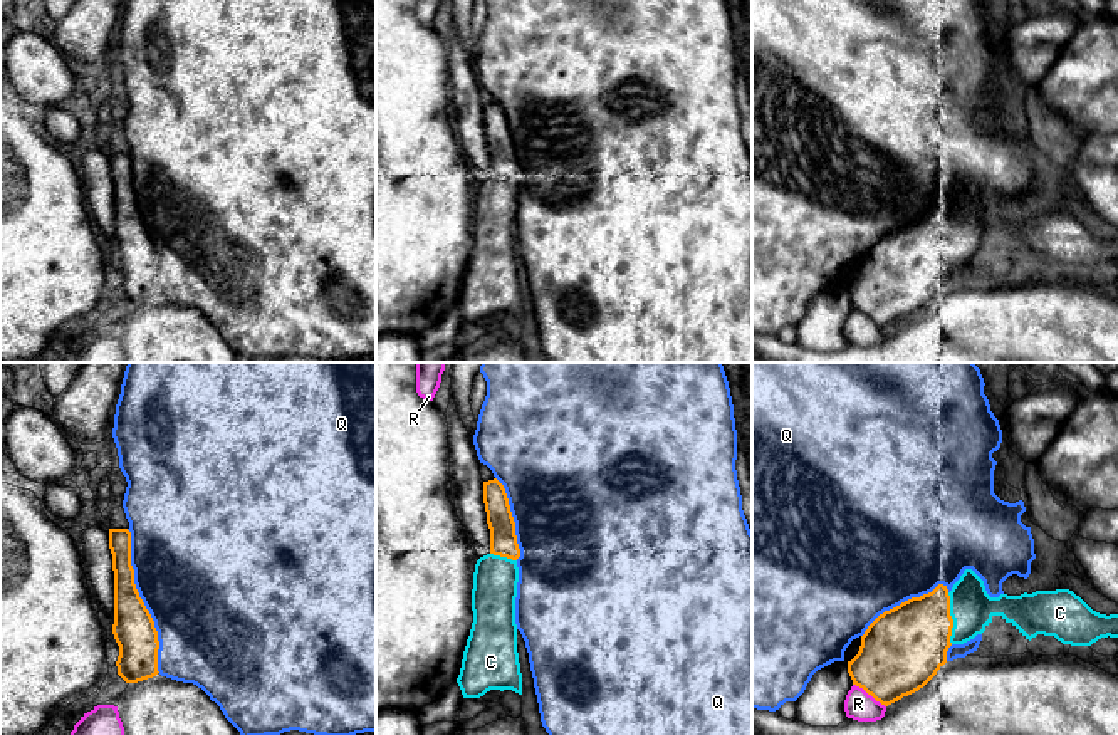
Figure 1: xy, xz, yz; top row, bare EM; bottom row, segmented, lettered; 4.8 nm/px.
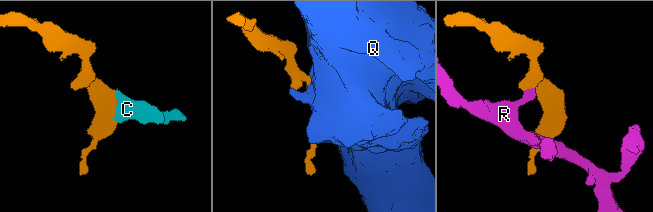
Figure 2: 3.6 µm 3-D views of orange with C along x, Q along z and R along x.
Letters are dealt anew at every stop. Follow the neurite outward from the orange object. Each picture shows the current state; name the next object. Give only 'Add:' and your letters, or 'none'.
Add: C

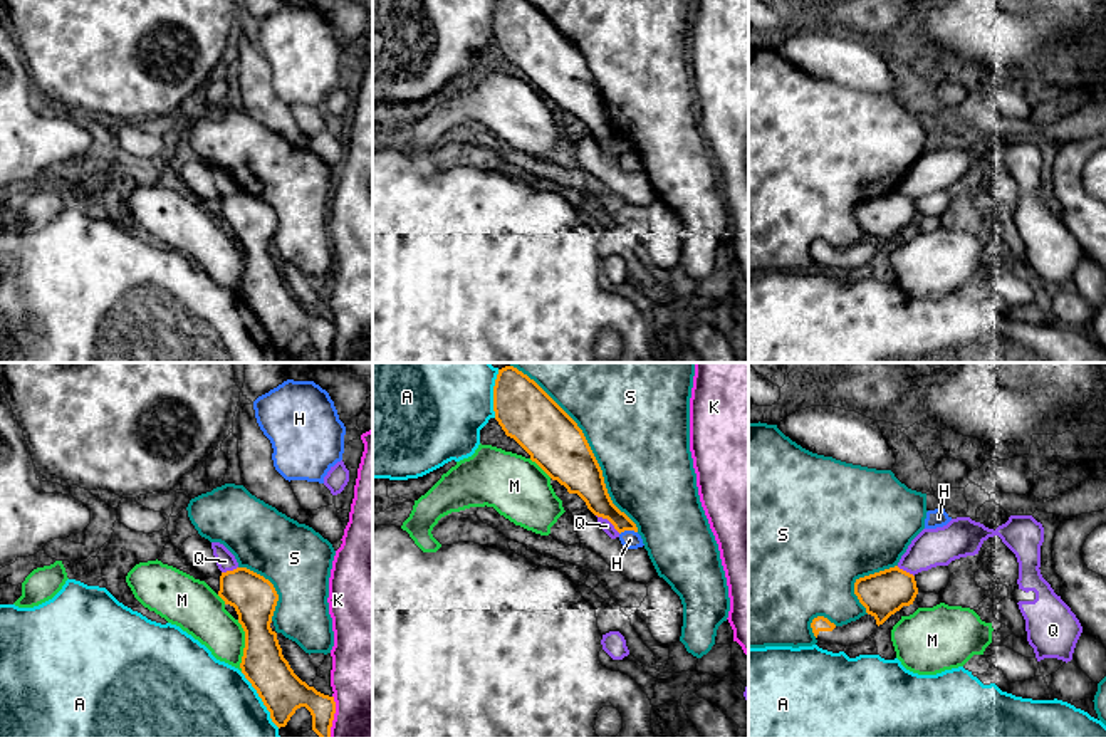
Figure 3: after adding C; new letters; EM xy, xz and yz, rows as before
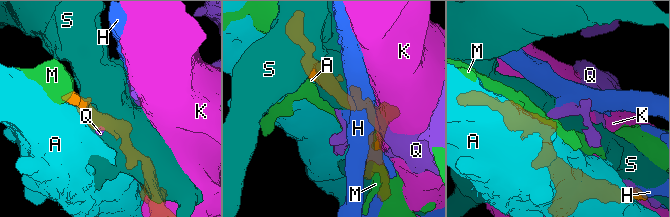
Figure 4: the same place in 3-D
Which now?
Add: none

